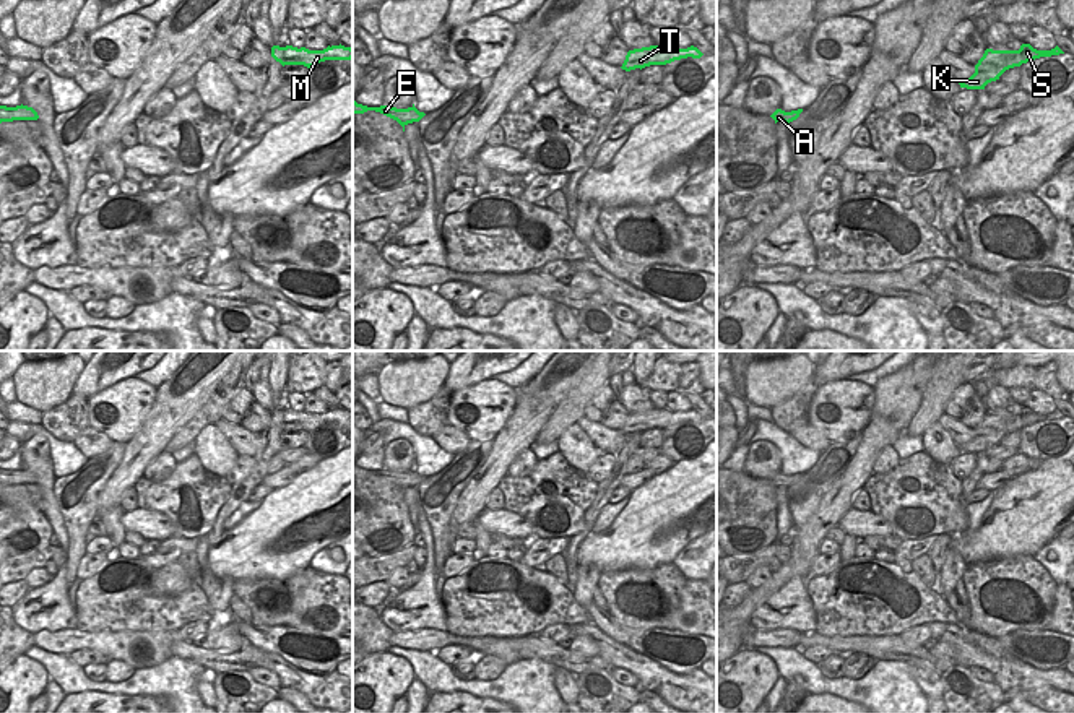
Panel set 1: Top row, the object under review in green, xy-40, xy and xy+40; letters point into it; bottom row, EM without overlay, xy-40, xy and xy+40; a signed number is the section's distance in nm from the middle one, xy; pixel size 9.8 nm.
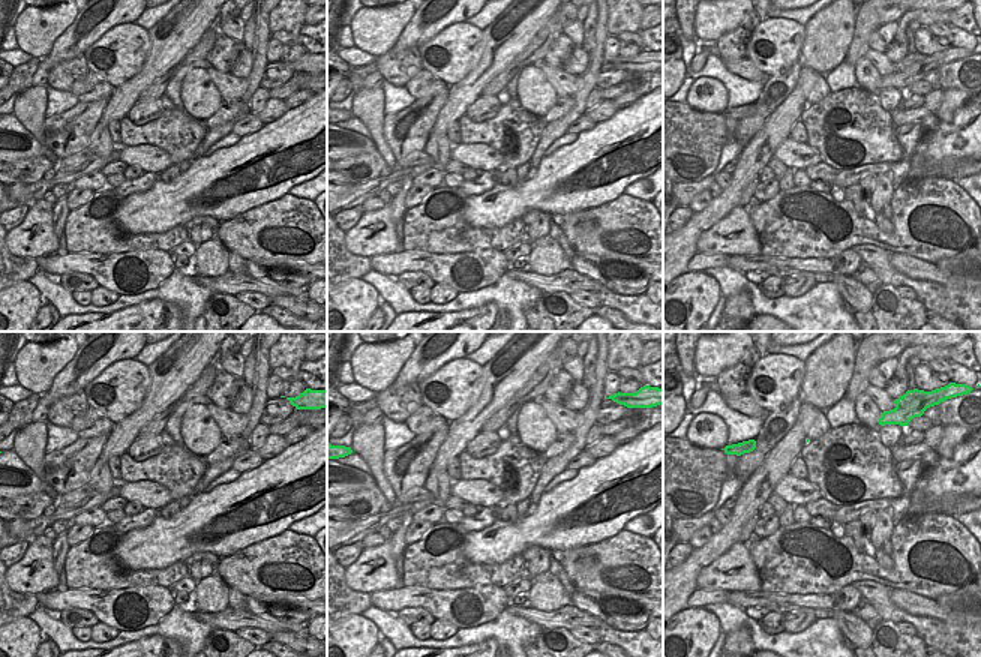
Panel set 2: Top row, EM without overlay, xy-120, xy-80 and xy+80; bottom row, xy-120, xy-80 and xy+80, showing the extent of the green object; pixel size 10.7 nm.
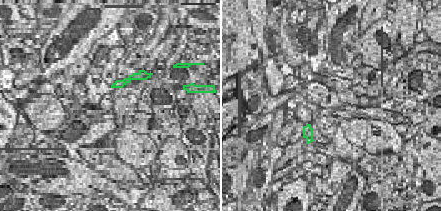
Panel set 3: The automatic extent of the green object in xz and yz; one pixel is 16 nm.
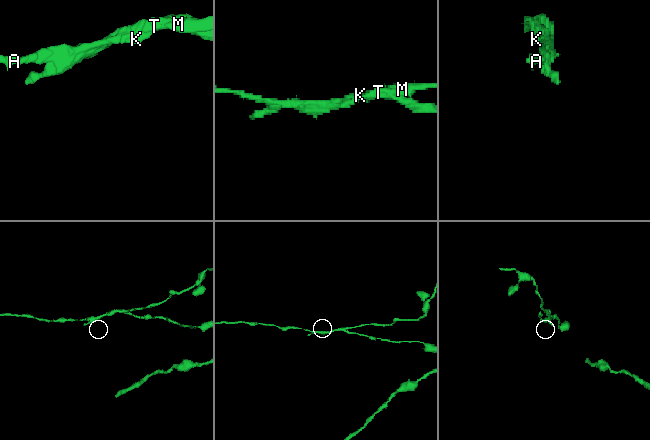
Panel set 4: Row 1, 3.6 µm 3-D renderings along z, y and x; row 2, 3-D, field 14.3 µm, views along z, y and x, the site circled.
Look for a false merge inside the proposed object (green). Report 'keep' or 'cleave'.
cleave

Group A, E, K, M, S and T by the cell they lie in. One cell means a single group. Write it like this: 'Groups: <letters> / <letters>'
Groups: A E K / M S T.

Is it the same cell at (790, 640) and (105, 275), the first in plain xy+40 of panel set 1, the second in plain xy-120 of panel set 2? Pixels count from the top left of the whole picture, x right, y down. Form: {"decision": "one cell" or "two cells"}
{"decision": "one cell"}

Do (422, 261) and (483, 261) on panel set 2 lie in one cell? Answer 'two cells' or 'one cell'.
one cell

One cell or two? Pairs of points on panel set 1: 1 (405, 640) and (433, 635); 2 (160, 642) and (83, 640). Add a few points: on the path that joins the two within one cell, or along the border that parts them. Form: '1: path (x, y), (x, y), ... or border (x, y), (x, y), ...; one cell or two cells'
1: path (411, 639), (426, 639); one cell
2: path (140, 637), (137, 640), (103, 640); one cell

